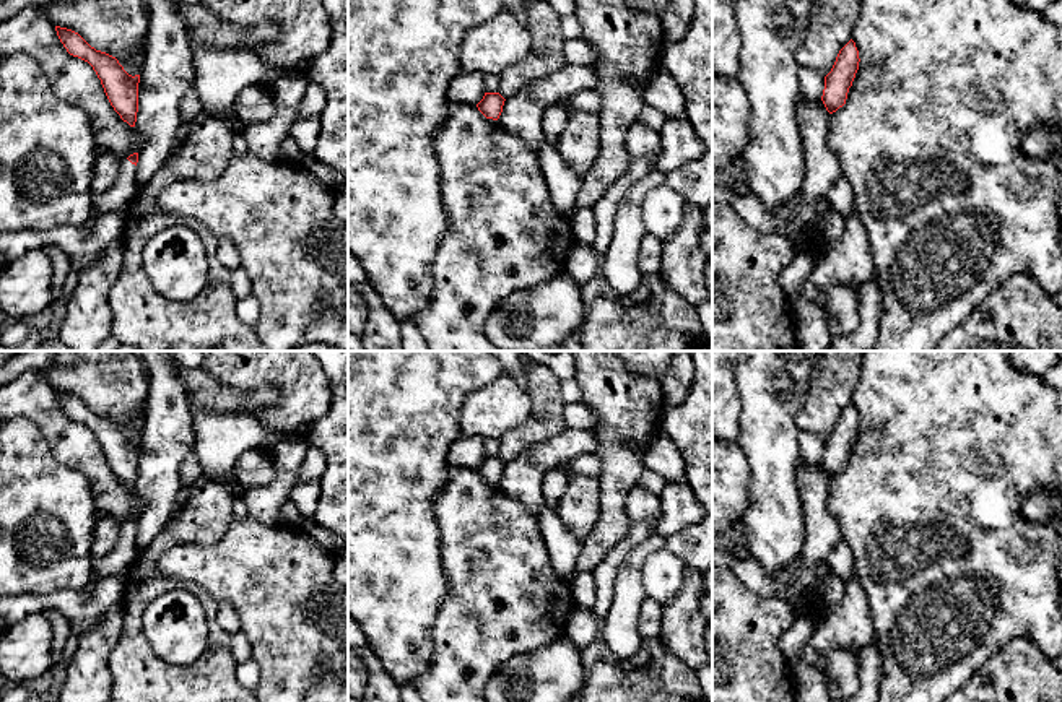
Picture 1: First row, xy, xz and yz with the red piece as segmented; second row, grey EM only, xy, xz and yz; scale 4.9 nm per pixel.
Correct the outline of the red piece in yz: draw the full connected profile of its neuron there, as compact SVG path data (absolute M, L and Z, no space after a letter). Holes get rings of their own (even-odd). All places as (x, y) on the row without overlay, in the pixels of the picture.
M851 403L838 418L831 436L825 440L821 465L829 478L846 468L849 452L859 434L859 414Z

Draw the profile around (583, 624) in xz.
M576 606L568 621L564 637L582 653L592 645L600 627L602 621L595 618L592 608Z

